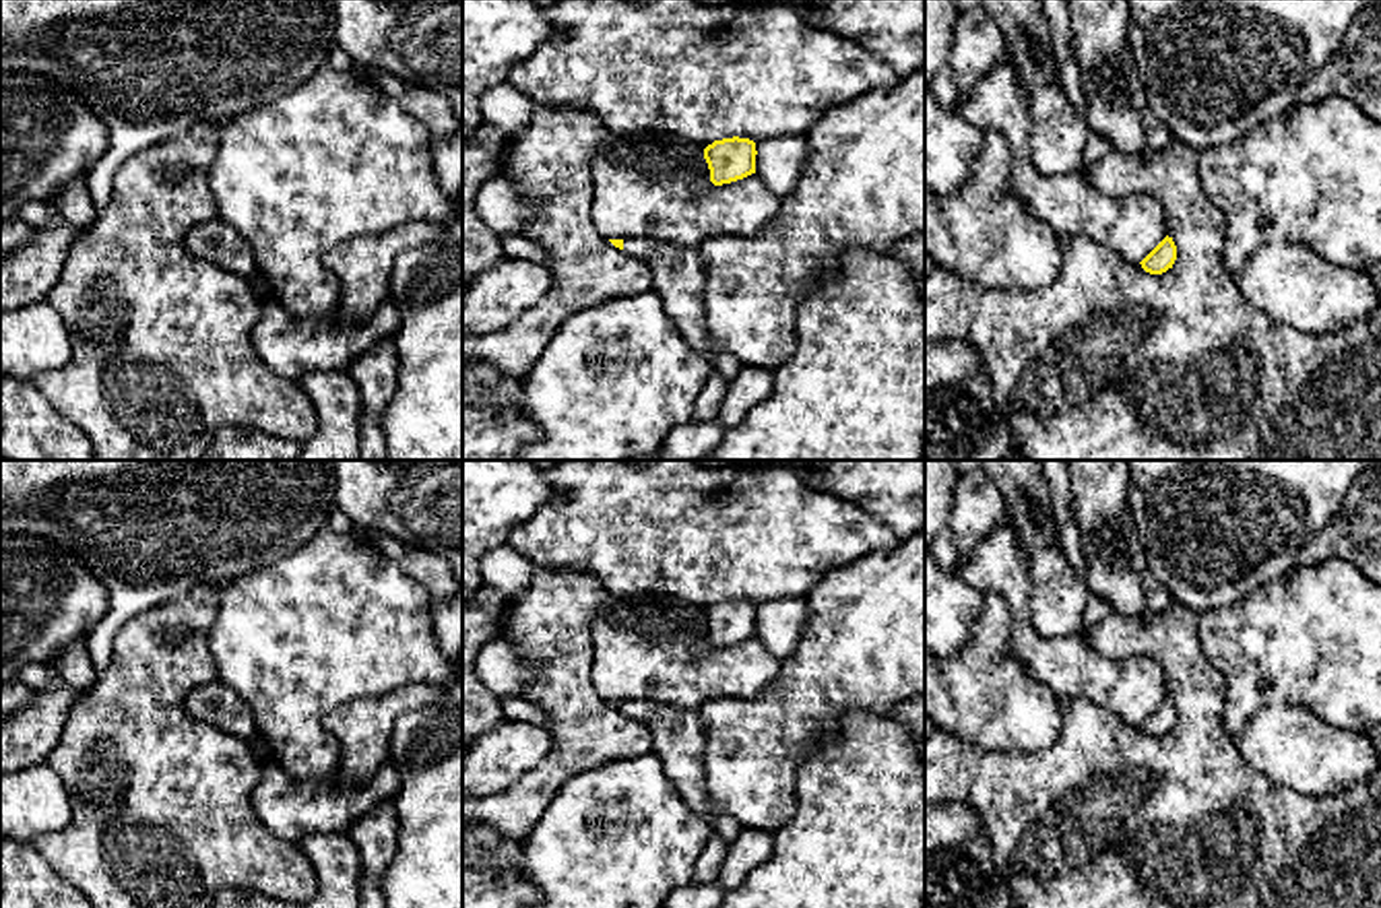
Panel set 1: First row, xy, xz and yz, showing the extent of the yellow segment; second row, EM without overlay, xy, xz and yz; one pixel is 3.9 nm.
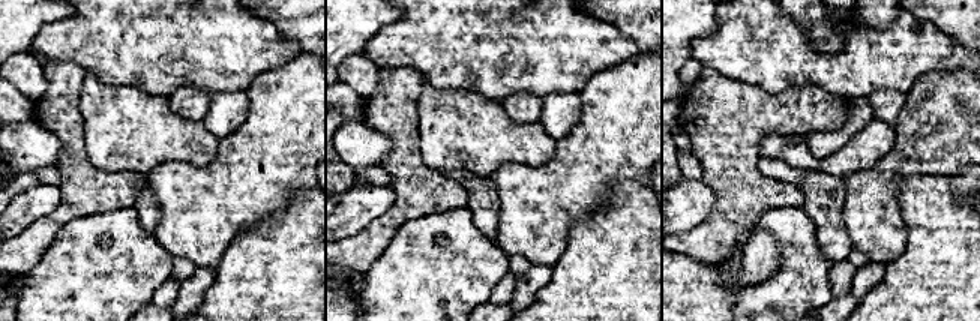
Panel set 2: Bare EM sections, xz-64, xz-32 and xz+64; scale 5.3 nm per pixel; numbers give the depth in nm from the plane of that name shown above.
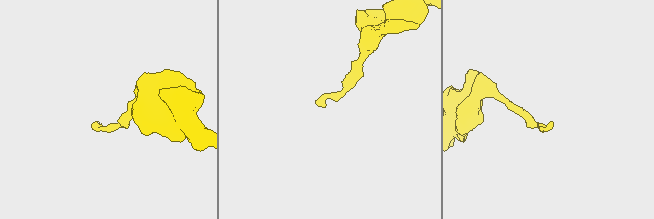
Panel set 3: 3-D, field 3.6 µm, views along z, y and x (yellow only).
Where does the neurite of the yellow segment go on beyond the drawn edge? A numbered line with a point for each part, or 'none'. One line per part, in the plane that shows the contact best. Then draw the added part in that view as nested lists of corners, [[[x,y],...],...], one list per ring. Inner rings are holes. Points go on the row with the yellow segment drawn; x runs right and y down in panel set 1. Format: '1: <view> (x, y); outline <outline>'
1: xz (680, 275); outline [[[623,237],[623,250],[652,268],[652,291],[663,301],[667,316],[694,351],[712,359],[704,326],[706,268],[700,252],[644,237]]]

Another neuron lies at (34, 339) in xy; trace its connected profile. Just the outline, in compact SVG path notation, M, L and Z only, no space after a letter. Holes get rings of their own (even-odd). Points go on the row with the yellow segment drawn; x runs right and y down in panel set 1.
M47 301L0 314L0 371L31 380L70 361L72 345L64 320Z

